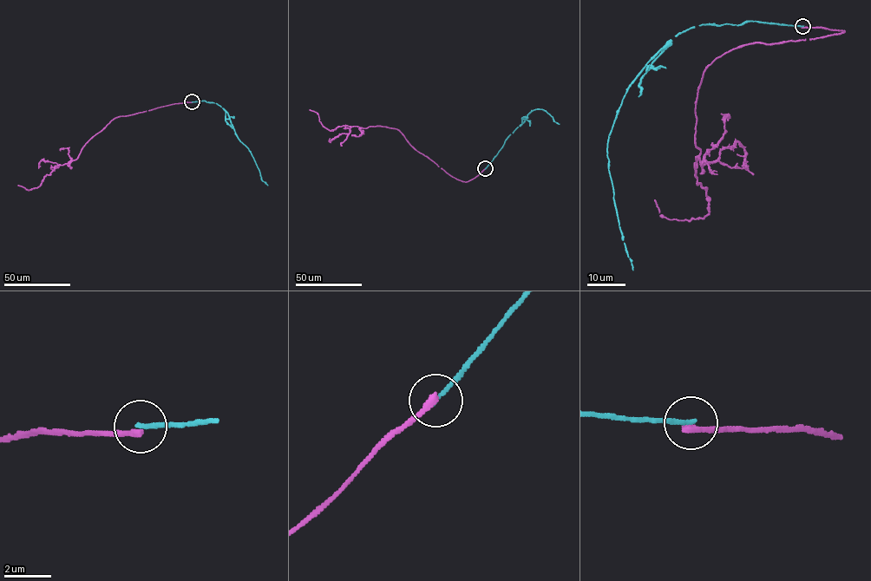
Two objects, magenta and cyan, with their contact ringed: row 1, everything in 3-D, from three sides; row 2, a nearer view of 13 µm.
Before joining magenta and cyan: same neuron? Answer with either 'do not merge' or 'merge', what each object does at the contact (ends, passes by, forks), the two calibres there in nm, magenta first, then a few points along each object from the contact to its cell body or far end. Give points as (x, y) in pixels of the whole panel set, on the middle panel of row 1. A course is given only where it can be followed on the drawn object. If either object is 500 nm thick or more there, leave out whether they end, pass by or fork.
do not merge; magenta ends there; cyan ends there; 320 nm thick on the magenta side, 160 nm on the other; magenta runs (485, 168), (468, 181), (457, 179), (417, 151), (398, 129), (346, 126), (330, 130), (309, 109); cyan runs (485, 168), (505, 140), (533, 110), (545, 110), (559, 124)

